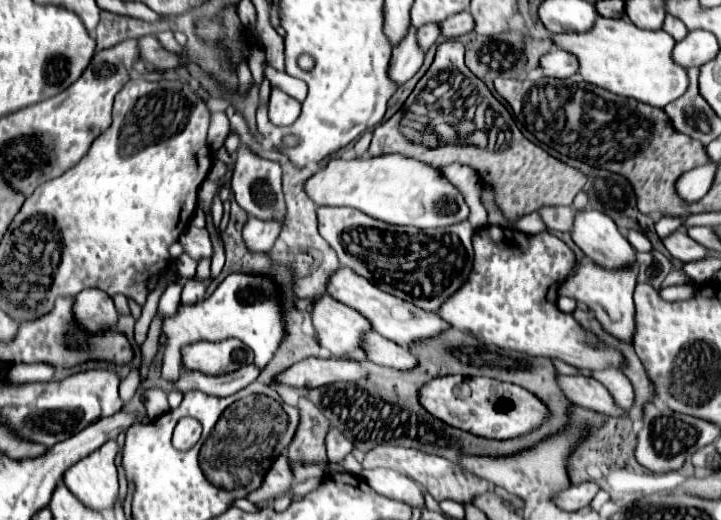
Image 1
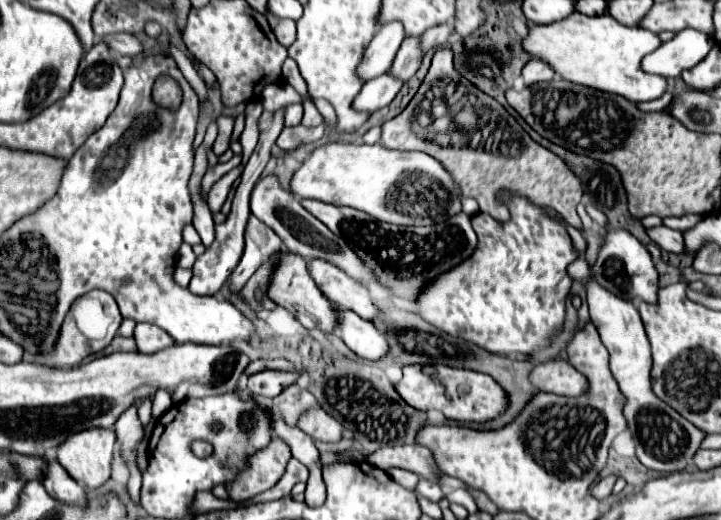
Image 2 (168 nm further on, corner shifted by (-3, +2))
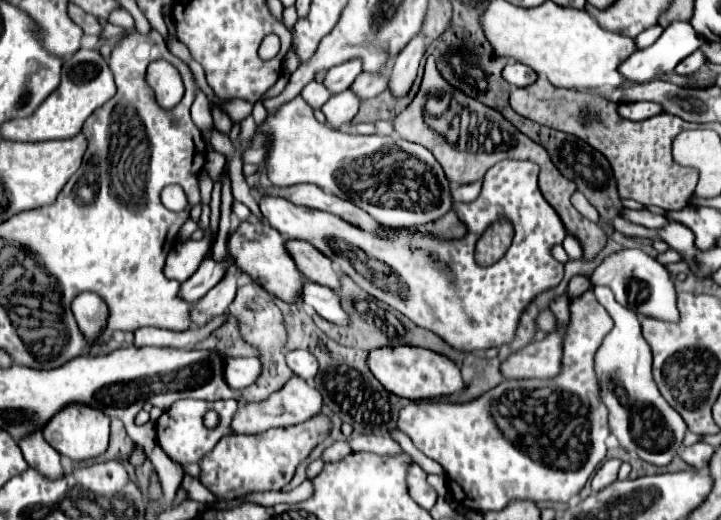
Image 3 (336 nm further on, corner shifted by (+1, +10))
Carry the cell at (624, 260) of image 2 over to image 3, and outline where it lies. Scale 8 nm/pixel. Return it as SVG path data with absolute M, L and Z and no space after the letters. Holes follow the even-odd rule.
M639 248L619 250L611 256L607 256L593 272L591 276L593 286L607 286L615 294L615 300L623 304L625 308L633 310L635 314L653 316L661 320L673 320L677 322L677 306L675 306L675 288L669 278L669 272L663 264L659 264L655 258L645 254Z

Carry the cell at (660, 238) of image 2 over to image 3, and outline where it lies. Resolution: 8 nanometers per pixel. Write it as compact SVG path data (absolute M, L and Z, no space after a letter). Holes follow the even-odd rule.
M623 210L623 218L627 218L633 224L653 228L653 230L659 230L659 228L663 228L667 224L665 216L657 216L657 214L649 212L649 210Z

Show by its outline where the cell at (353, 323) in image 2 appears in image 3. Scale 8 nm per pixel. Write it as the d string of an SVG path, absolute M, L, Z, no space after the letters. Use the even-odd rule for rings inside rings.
M305 282L305 292L301 294L303 302L313 306L317 310L317 314L337 326L351 326L351 318L349 314L343 310L339 296L325 288L325 286L317 286L315 282Z

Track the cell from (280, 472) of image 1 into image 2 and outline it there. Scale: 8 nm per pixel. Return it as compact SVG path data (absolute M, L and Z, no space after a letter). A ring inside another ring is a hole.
M273 436L271 442L257 450L257 454L249 456L249 466L245 470L241 470L241 478L237 478L237 482L229 482L227 494L231 500L239 502L239 500L247 500L263 490L273 488L279 478L285 472L285 466L291 458L291 450L289 446Z

